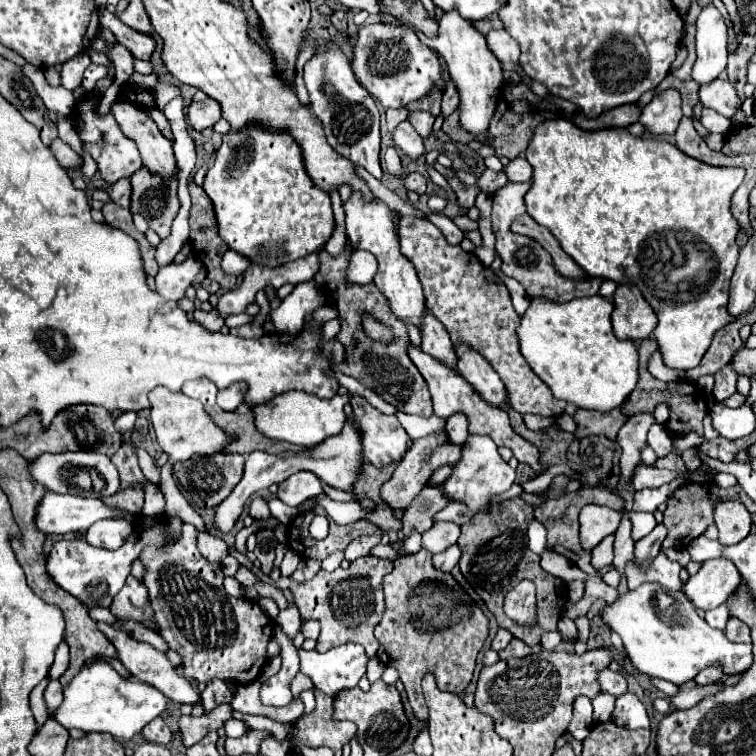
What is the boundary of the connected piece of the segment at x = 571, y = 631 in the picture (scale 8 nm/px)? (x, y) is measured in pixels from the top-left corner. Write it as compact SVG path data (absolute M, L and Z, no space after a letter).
M566 616L561 617L558 622L558 630L562 632L562 634L568 638L574 638L577 640L578 630L576 624L573 620L569 619Z

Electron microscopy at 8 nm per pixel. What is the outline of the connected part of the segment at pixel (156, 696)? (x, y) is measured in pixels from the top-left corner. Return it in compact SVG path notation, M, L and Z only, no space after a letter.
M92 663L84 665L70 685L64 687L64 701L54 719L66 729L80 729L84 733L110 733L118 741L130 741L152 719L168 713L172 703L172 699L168 699L150 683L134 677L122 677L108 663Z

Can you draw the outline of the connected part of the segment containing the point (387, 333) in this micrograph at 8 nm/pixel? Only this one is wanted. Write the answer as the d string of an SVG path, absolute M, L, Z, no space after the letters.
M370 315L364 317L364 329L376 341L392 341L392 329L390 327L384 327L378 321L374 321Z

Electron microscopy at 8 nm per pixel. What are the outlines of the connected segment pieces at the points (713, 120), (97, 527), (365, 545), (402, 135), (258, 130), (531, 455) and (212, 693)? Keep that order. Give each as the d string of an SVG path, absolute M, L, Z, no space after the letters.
M702 109L700 123L712 133L728 133L728 129L730 129L730 119L724 119L720 113L716 113L712 109Z
M104 519L100 523L94 523L88 531L86 531L86 541L94 547L102 547L102 549L116 549L120 547L120 543L124 543L124 539L132 533L132 527L128 527L128 523L124 523L124 519Z
M374 535L374 537L358 537L354 539L348 547L346 547L346 559L348 561L354 561L358 557L366 557L370 553L372 547L376 547L380 543L380 535Z
M404 121L400 123L400 127L396 127L394 131L394 141L396 145L410 157L410 159L418 159L424 153L424 143L422 137L416 133L416 129Z
M244 127L238 133L226 133L222 137L222 147L216 151L216 159L206 173L204 191L214 201L214 211L218 217L220 237L230 245L232 251L246 255L252 263L278 267L300 257L310 255L320 245L324 245L334 231L334 215L330 197L318 191L304 171L302 151L288 133L270 133L262 127Z
M414 345L408 347L408 355L410 359L414 361L414 365L418 367L418 371L422 373L422 377L426 379L428 383L428 389L430 389L430 395L432 395L432 403L434 403L434 413L442 419L448 419L456 413L462 413L468 417L468 431L470 435L488 435L496 445L504 445L504 447L510 447L514 457L520 461L520 463L528 463L536 475L544 473L546 469L540 465L540 455L538 455L538 449L536 445L532 445L530 441L526 441L524 437L520 437L512 427L510 427L510 419L508 419L508 413L504 409L496 409L492 405L488 405L486 401L480 399L480 395L472 389L472 385L462 377L458 375L454 369L450 367L444 367L438 359L432 359L430 355L426 355L424 351L416 349Z
M212 679L206 689L202 691L202 705L204 705L204 713L210 713L212 709L216 709L222 703L230 703L232 697L236 693L226 685L226 681L222 679Z

